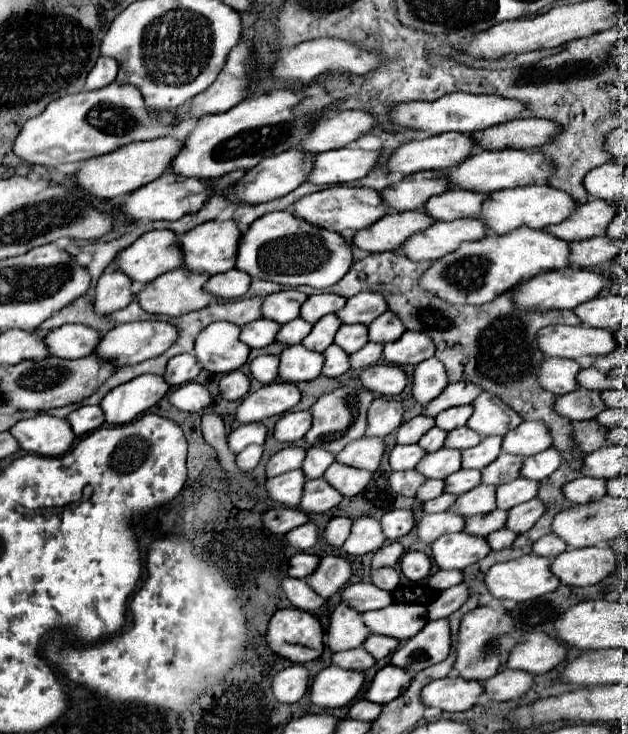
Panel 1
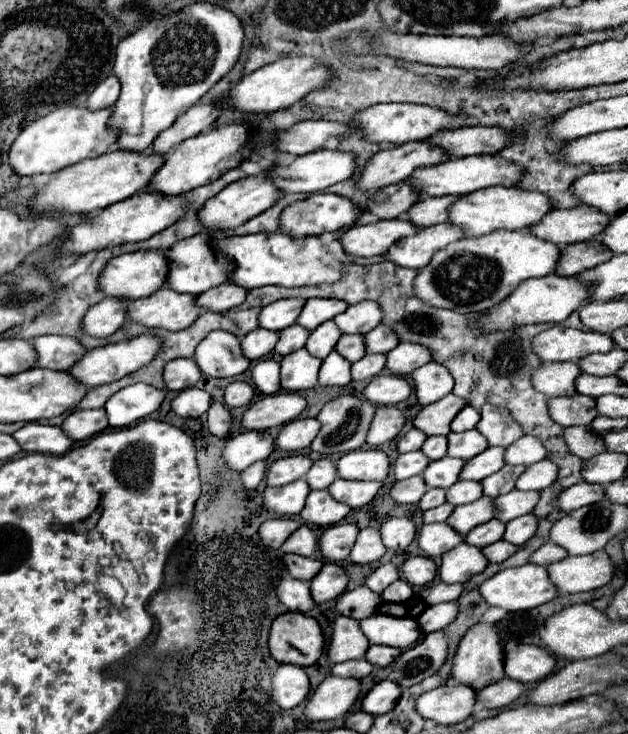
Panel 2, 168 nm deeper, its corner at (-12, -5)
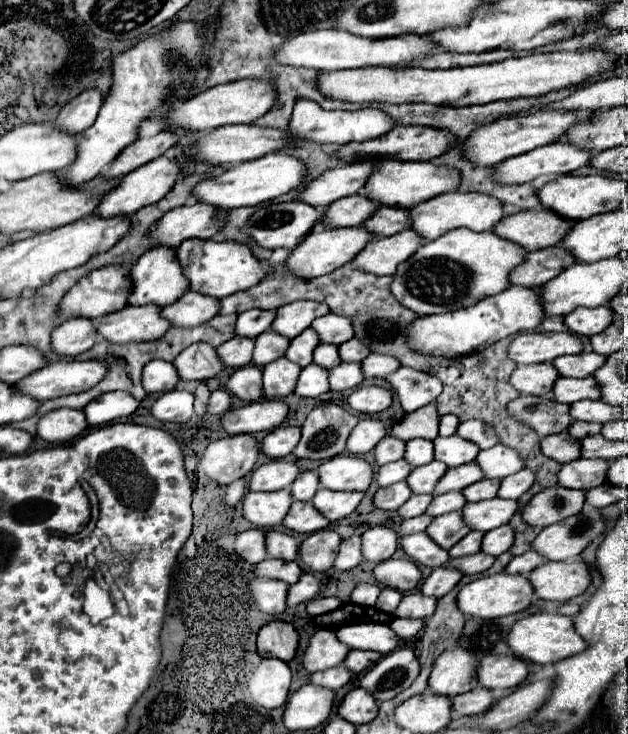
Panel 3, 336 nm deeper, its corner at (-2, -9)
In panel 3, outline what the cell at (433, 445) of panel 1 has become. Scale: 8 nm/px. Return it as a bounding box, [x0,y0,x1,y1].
[404,440,434,468]

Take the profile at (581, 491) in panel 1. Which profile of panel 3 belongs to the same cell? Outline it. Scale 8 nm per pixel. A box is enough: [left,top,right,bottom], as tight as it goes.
[524,486,586,526]

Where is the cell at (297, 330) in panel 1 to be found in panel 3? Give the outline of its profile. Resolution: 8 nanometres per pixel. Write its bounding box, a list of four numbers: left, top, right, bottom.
[254,330,290,366]

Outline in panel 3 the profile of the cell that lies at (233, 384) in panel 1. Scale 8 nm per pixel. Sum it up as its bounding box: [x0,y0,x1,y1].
[208,390,232,414]

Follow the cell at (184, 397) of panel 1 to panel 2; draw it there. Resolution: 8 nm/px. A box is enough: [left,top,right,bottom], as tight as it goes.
[172,388,212,418]

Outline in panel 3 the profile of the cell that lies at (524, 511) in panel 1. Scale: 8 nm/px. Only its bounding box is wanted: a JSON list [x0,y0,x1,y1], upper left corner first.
[482,524,514,556]

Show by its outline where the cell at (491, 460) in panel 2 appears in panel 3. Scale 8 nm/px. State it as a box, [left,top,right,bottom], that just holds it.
[434,462,482,494]

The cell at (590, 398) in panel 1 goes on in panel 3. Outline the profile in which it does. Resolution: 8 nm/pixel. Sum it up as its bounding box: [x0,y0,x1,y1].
[508,396,574,438]

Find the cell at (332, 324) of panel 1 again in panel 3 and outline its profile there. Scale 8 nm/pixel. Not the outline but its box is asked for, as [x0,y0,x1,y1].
[286,328,320,368]

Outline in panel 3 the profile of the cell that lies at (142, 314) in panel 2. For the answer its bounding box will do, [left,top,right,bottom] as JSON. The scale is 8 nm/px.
[96,304,170,344]

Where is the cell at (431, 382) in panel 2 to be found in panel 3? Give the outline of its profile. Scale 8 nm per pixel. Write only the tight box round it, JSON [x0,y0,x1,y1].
[386,368,442,412]

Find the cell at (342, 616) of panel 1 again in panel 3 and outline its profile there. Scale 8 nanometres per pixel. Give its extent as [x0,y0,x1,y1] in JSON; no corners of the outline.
[304,628,350,674]

